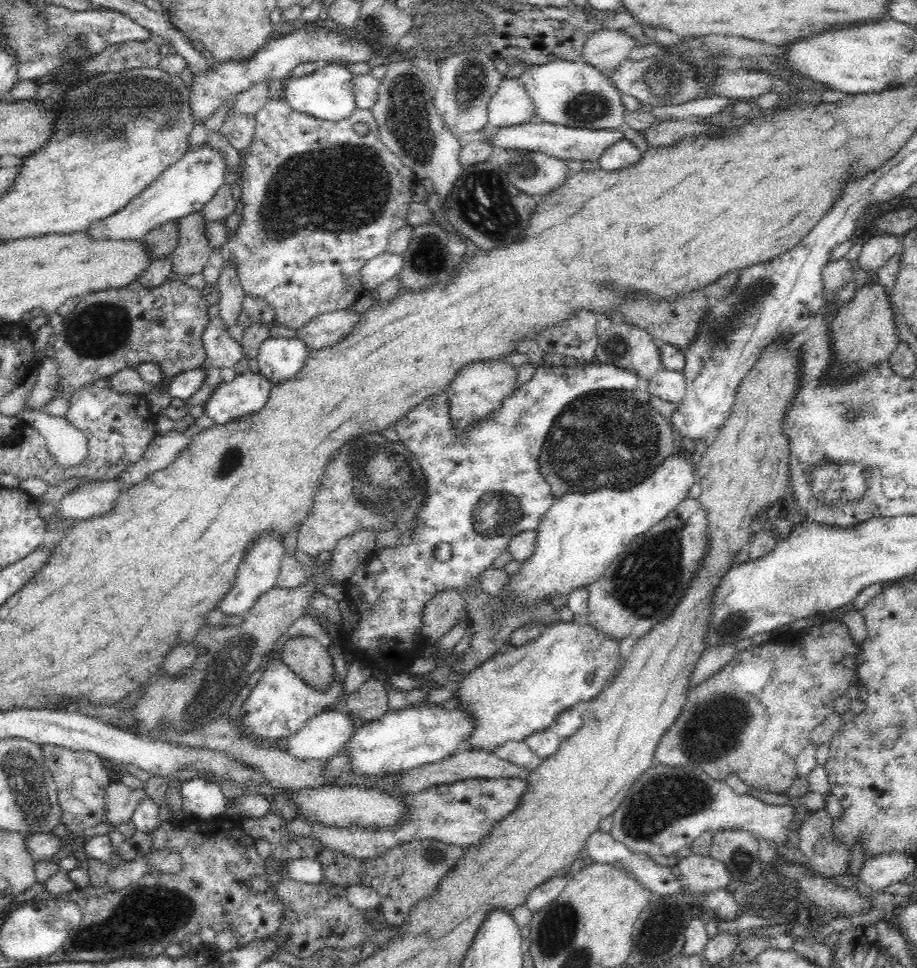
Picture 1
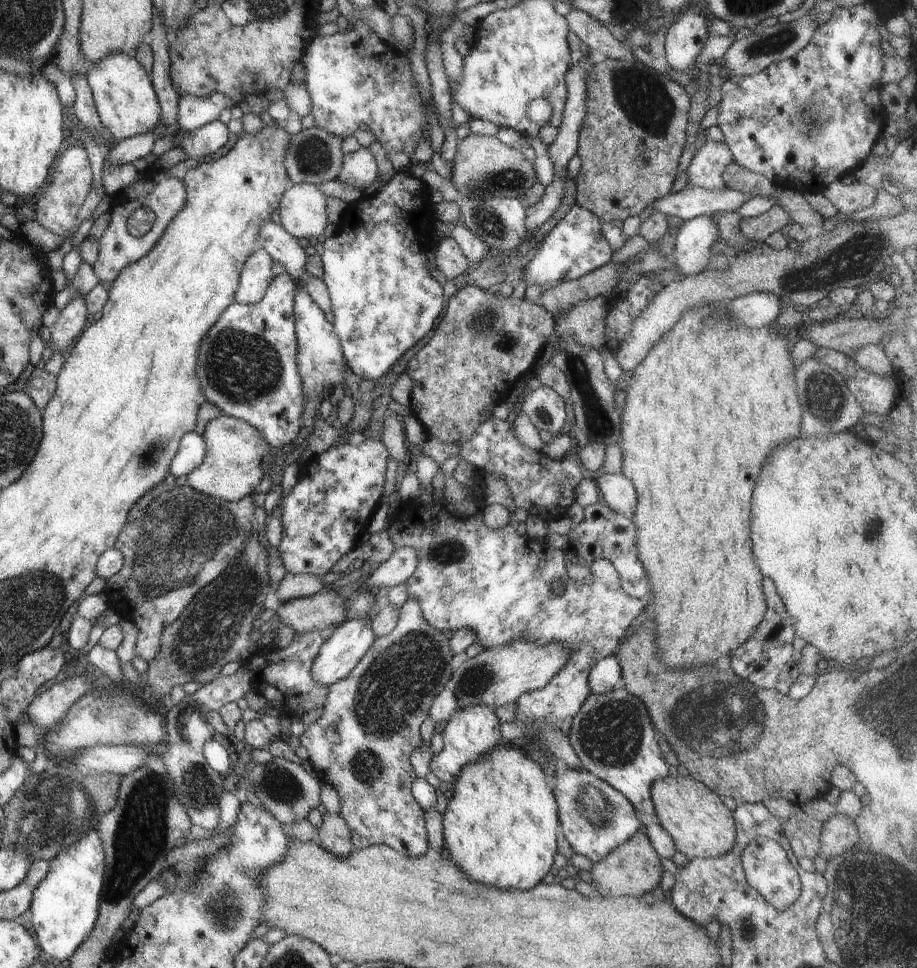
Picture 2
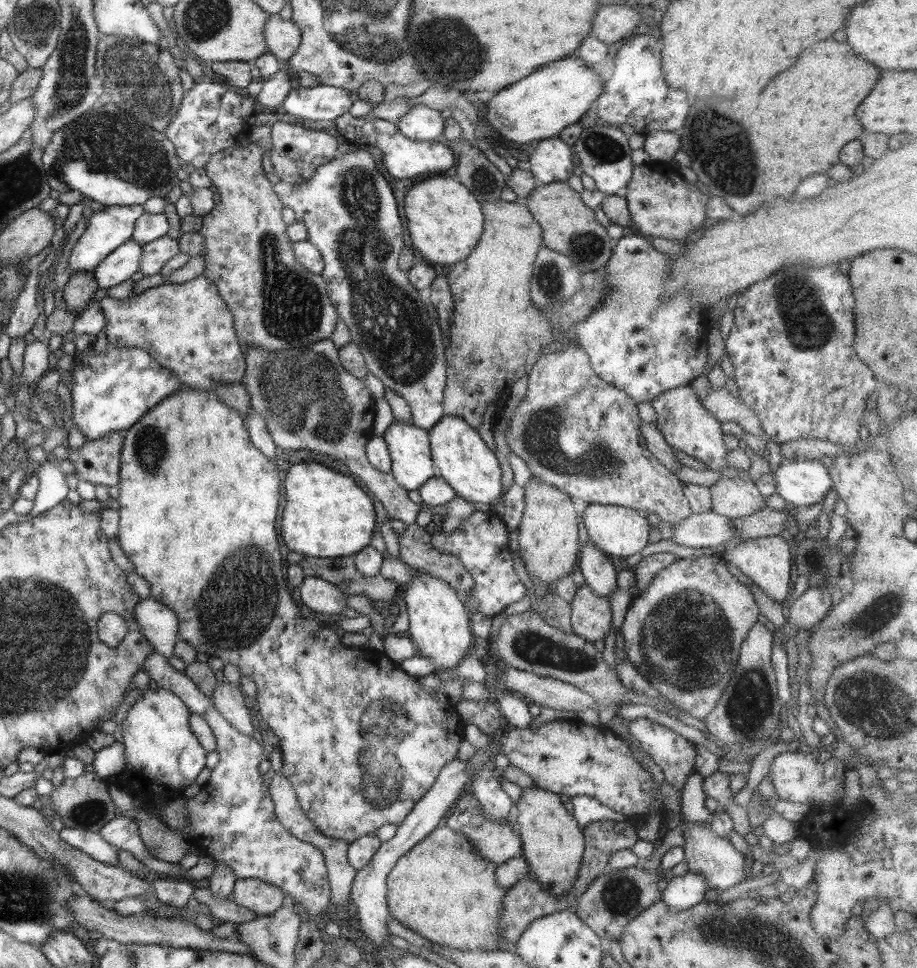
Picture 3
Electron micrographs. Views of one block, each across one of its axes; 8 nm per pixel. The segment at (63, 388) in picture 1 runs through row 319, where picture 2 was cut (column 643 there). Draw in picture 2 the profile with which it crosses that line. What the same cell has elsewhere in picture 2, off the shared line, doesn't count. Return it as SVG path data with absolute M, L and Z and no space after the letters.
M604 59L594 64L586 76L588 100L586 116L580 129L577 154L582 160L575 177L576 202L593 212L602 222L626 220L641 215L647 206L670 194L678 173L680 156L684 151L686 128L691 104L682 83L672 80L669 74L651 69L640 62Z

